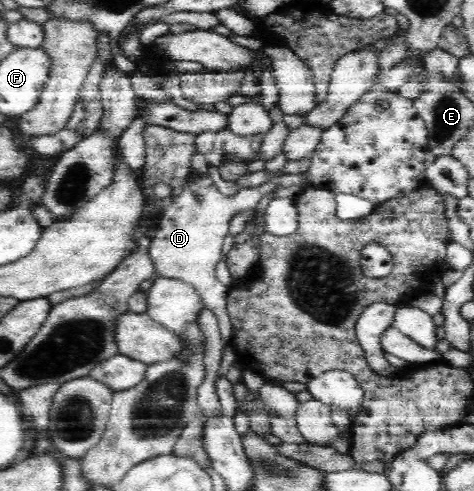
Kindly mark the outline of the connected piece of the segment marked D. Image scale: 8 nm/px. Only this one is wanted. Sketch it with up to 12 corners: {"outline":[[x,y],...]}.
{"outline":[[194,171],[170,198],[149,247],[155,274],[192,285],[230,344],[231,287],[216,278],[228,223],[280,187],[280,174],[235,196]]}

